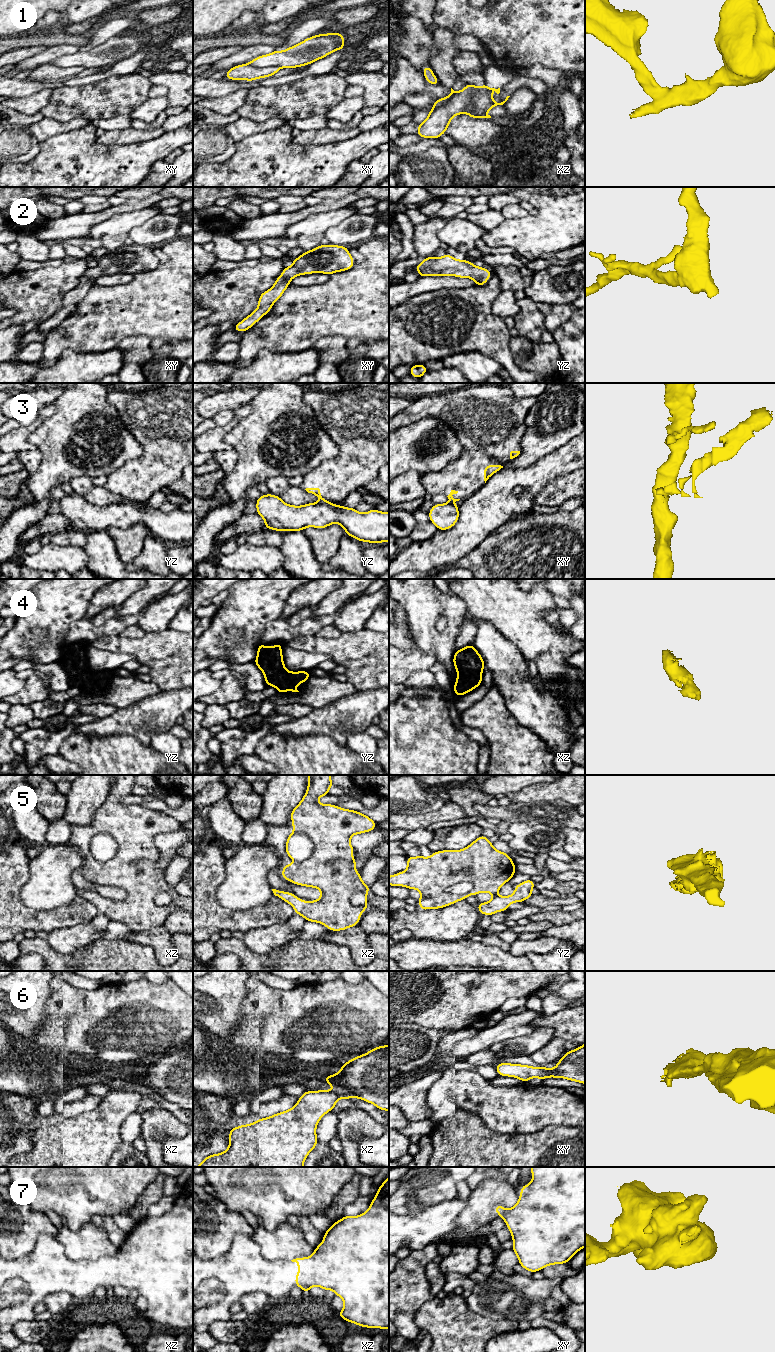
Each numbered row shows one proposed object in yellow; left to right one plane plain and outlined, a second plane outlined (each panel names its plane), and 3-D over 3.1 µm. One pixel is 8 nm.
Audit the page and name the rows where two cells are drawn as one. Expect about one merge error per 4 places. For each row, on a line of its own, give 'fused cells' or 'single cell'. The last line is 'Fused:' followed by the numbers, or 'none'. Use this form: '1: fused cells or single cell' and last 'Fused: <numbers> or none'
1: fused cells
2: single cell
3: fused cells
4: single cell
5: single cell
6: single cell
7: single cell
Fused: 1, 3

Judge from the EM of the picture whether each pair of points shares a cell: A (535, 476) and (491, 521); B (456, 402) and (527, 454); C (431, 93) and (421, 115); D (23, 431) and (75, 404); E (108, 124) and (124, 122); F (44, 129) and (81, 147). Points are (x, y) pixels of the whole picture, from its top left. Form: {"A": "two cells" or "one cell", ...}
{"A": "one cell", "B": "two cells", "C": "two cells", "D": "two cells", "E": "one cell", "F": "two cells"}

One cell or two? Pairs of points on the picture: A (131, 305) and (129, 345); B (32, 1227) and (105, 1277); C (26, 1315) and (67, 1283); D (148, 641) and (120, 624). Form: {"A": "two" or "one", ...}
{"A": "two", "B": "two", "C": "one", "D": "two"}

